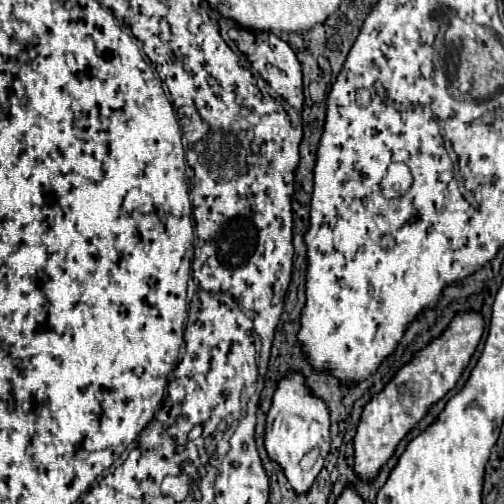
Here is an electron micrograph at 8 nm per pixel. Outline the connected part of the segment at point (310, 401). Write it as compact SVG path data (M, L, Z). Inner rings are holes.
M293 374L289 378L283 378L277 384L277 390L273 396L273 406L267 414L265 450L267 450L267 456L283 468L285 478L291 484L291 490L295 494L307 494L309 492L309 488L313 486L313 482L315 482L317 474L321 472L321 466L329 454L329 444L331 444L329 410L323 404L323 400L309 394L309 390L303 384L303 376ZM313 450L317 450L319 456L317 456L315 464L311 466L311 470L303 472L299 464Z

